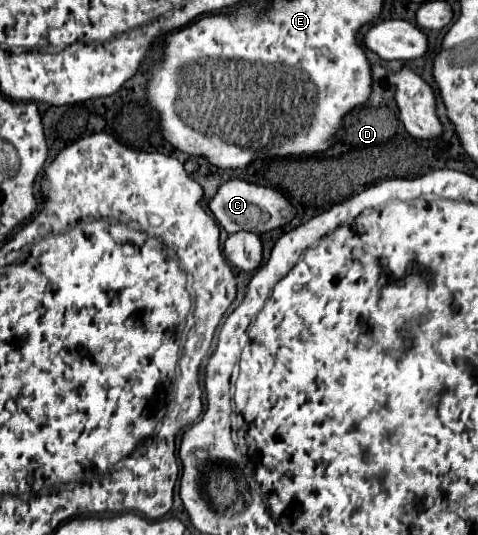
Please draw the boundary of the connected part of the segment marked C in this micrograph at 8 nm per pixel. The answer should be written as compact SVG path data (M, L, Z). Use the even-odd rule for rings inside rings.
M244 180L222 182L218 186L218 190L216 190L216 194L210 198L208 208L214 214L216 222L228 234L240 232L240 230L254 232L254 234L270 232L270 230L274 230L274 228L278 228L282 224L288 224L296 214L292 204L278 190L266 188L266 186L256 186L256 184L250 184L250 182L244 182Z

